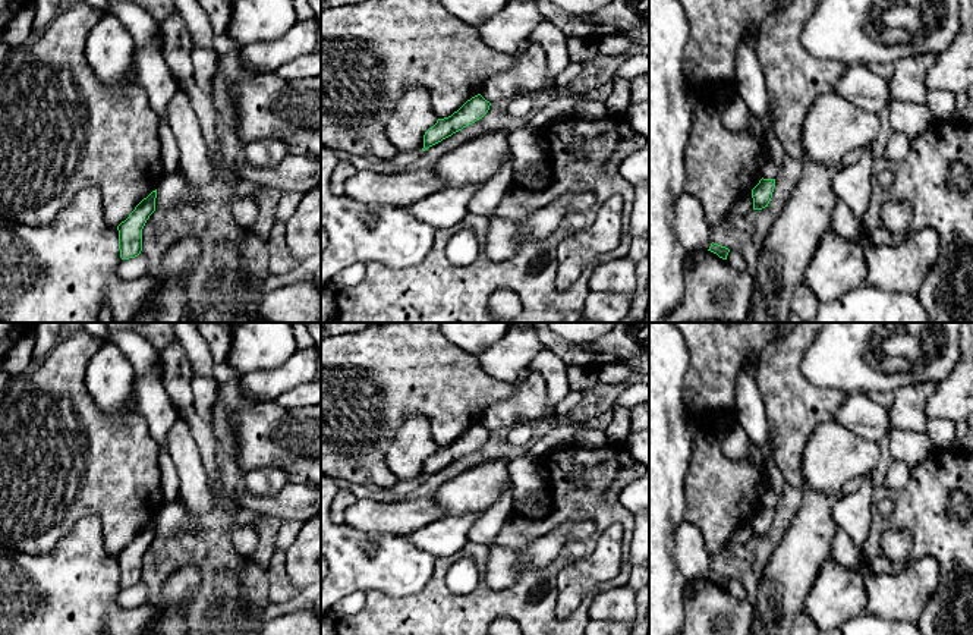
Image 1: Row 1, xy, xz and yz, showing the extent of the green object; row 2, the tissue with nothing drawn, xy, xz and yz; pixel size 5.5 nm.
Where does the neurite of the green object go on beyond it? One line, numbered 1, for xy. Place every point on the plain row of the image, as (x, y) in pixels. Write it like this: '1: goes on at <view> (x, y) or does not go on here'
1: does not go on here

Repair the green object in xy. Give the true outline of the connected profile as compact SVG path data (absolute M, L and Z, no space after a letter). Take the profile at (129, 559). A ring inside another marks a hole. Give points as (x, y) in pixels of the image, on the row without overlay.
M157 518L144 526L129 546L117 554L120 587L135 587L142 579L142 557L155 540Z

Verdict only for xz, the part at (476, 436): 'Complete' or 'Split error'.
Complete

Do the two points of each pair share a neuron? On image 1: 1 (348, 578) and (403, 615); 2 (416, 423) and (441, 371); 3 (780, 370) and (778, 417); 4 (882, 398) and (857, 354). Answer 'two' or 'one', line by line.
1: two
2: two
3: one
4: two

